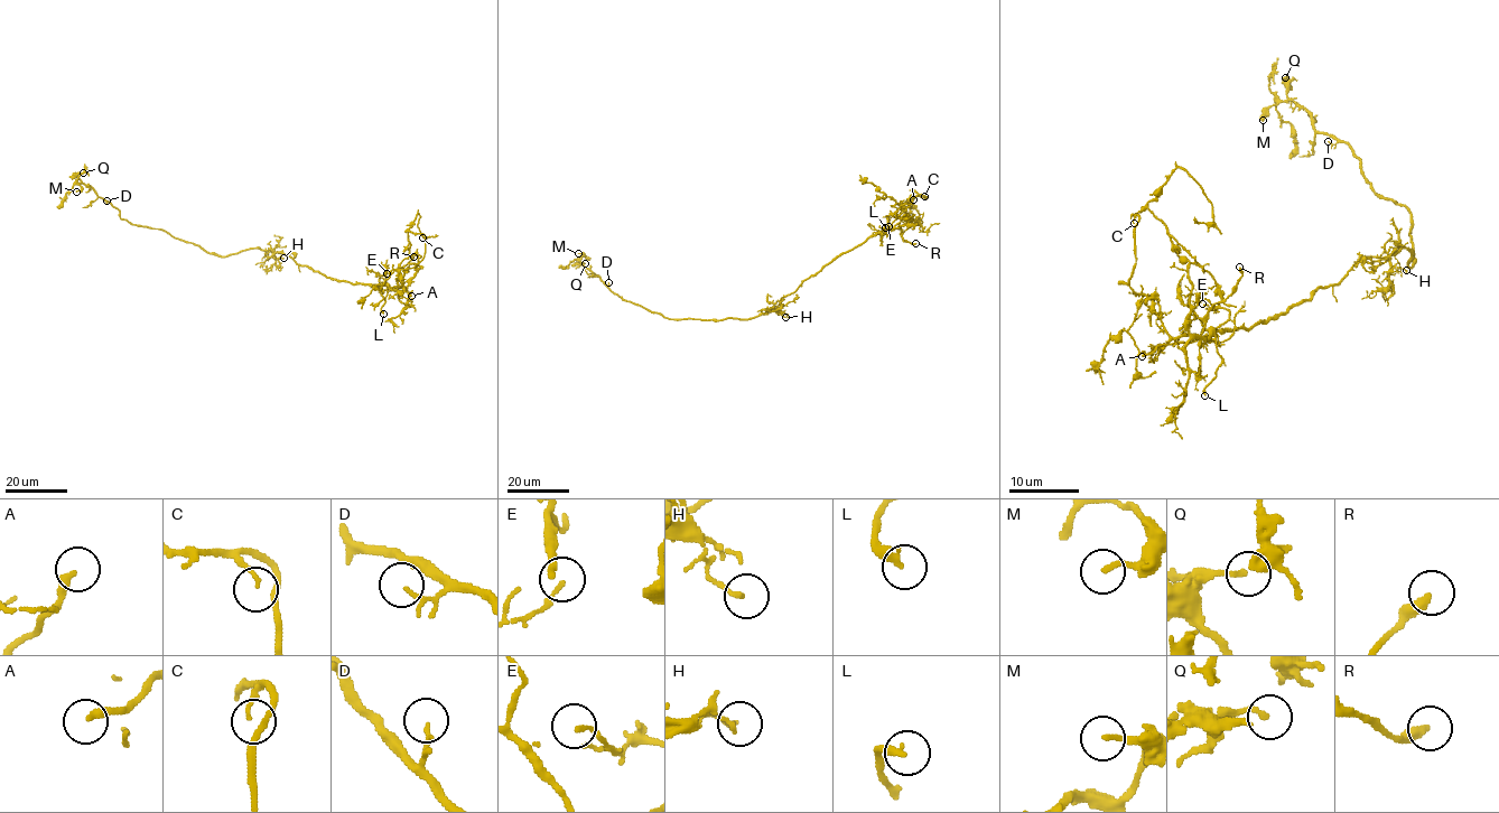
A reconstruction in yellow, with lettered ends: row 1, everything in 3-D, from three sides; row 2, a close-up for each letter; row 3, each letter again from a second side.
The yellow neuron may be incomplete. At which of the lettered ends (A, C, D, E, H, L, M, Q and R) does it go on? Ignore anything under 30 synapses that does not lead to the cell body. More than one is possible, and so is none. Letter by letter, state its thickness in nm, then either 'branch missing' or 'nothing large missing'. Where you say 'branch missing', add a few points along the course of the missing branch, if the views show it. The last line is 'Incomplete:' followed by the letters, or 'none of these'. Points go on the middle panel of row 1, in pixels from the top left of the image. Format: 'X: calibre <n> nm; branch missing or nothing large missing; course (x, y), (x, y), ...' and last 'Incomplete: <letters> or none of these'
A: calibre 280 nm; branch missing
C: calibre 100 nm; nothing large missing
D: calibre 90 nm; nothing large missing
E: calibre 90 nm; nothing large missing
H: calibre 150 nm; nothing large missing
L: calibre 280 nm; nothing large missing
M: calibre 140 nm; nothing large missing
Q: calibre 150 nm; nothing large missing
R: calibre 360 nm; nothing large missing
Incomplete: A

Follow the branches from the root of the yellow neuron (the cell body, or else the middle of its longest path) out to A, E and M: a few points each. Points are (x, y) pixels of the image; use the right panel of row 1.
A: (1360, 260), (1338, 282), (1320, 287), (1267, 321), (1250, 328), (1204, 330), (1194, 340), (1161, 344), (1142, 356)
E: (1360, 260), (1338, 282), (1320, 287), (1285, 312), (1250, 328), (1213, 332), (1229, 312), (1202, 304)
M: (1360, 260), (1406, 248), (1409, 267), (1409, 213), (1303, 108), (1282, 101), (1263, 120)

